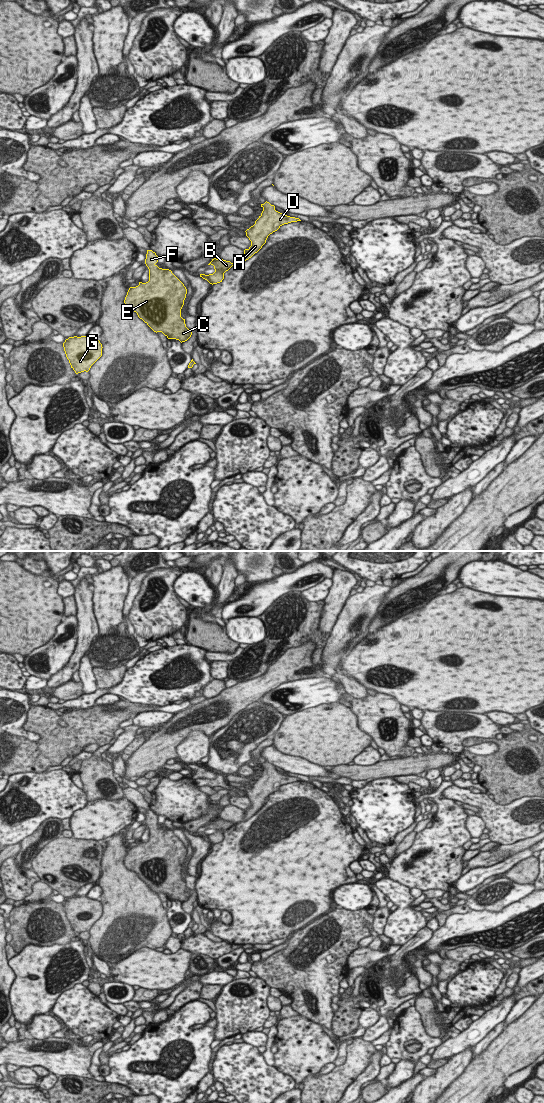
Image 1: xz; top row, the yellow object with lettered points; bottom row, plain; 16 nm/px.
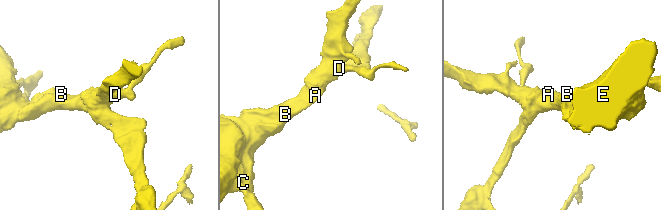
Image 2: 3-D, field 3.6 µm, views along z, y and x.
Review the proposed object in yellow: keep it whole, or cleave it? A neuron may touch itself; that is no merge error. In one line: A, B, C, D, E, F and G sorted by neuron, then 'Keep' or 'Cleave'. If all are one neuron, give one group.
Groups: A B C D E F G. Keep.

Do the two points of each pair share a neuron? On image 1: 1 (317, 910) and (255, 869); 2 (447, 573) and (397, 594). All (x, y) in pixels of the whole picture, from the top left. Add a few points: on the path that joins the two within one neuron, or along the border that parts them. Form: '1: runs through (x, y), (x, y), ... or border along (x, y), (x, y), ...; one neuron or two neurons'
1: runs through (302, 908), (296, 902), (288, 902), (270, 884); one neuron
2: runs through (435, 577), (409, 590); one neuron

